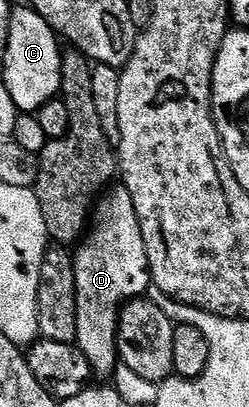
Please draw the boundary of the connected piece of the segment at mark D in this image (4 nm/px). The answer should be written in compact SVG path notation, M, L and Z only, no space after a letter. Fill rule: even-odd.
M125 185L111 186L99 198L89 235L74 253L76 275L76 344L92 363L99 378L109 378L120 362L118 314L129 301L137 301L151 288L147 248L140 231L135 203Z

